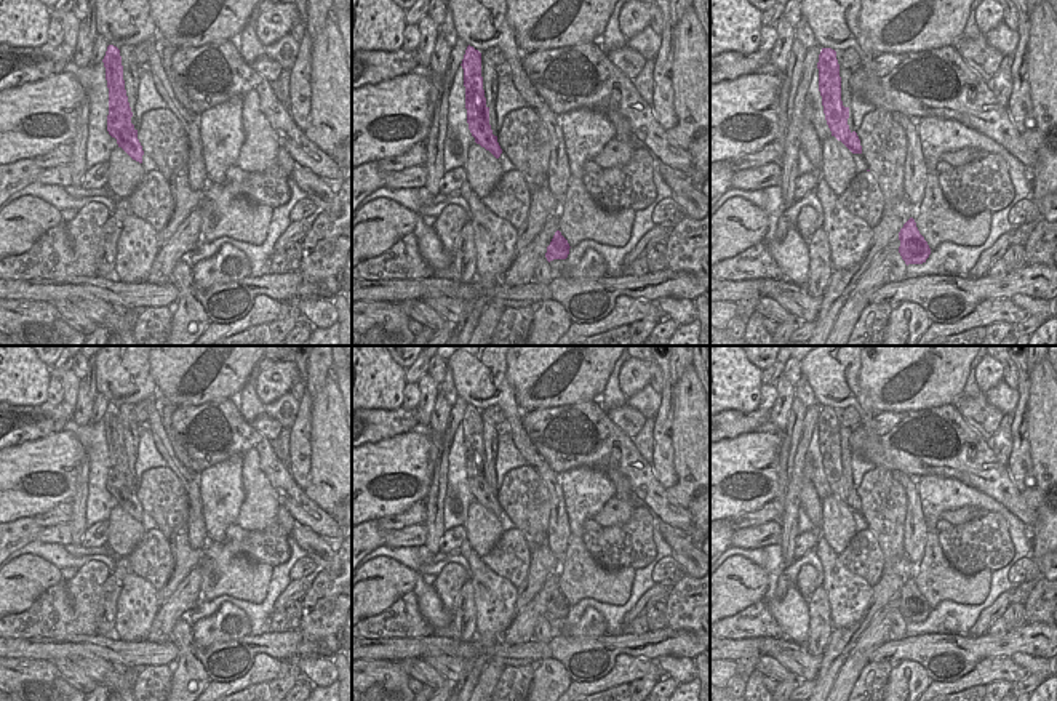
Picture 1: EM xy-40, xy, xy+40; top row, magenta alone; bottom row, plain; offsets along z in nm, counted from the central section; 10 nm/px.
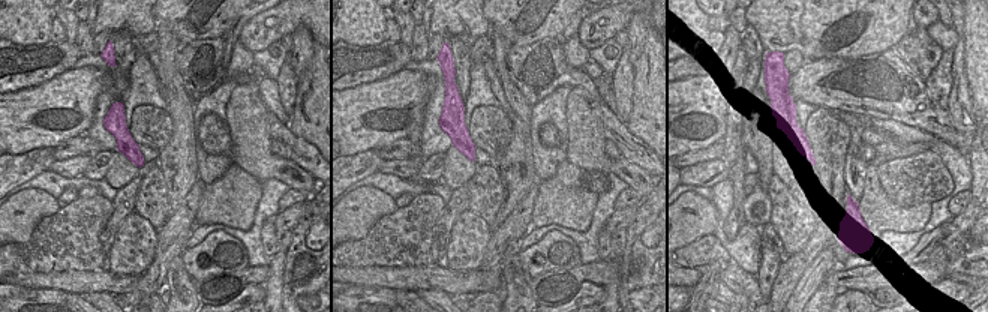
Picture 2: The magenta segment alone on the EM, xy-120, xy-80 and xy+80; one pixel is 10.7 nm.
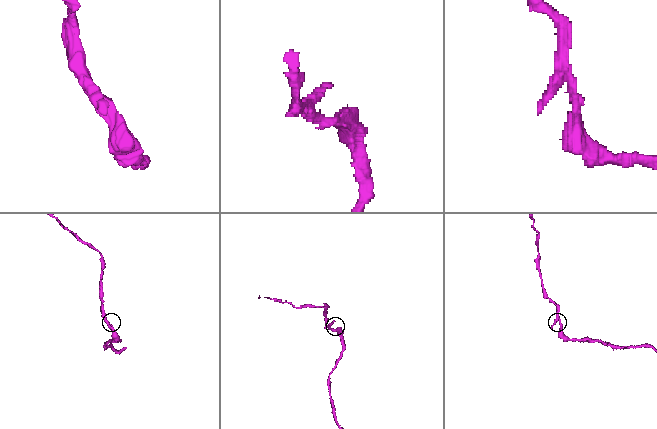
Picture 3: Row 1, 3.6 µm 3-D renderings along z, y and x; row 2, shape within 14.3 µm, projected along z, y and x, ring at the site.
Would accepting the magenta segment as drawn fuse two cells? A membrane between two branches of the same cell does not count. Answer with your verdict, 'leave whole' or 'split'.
split

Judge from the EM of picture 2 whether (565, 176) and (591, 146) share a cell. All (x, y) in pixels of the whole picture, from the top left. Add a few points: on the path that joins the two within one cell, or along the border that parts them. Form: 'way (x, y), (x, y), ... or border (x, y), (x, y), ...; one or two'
border (567, 159), (582, 171); two

